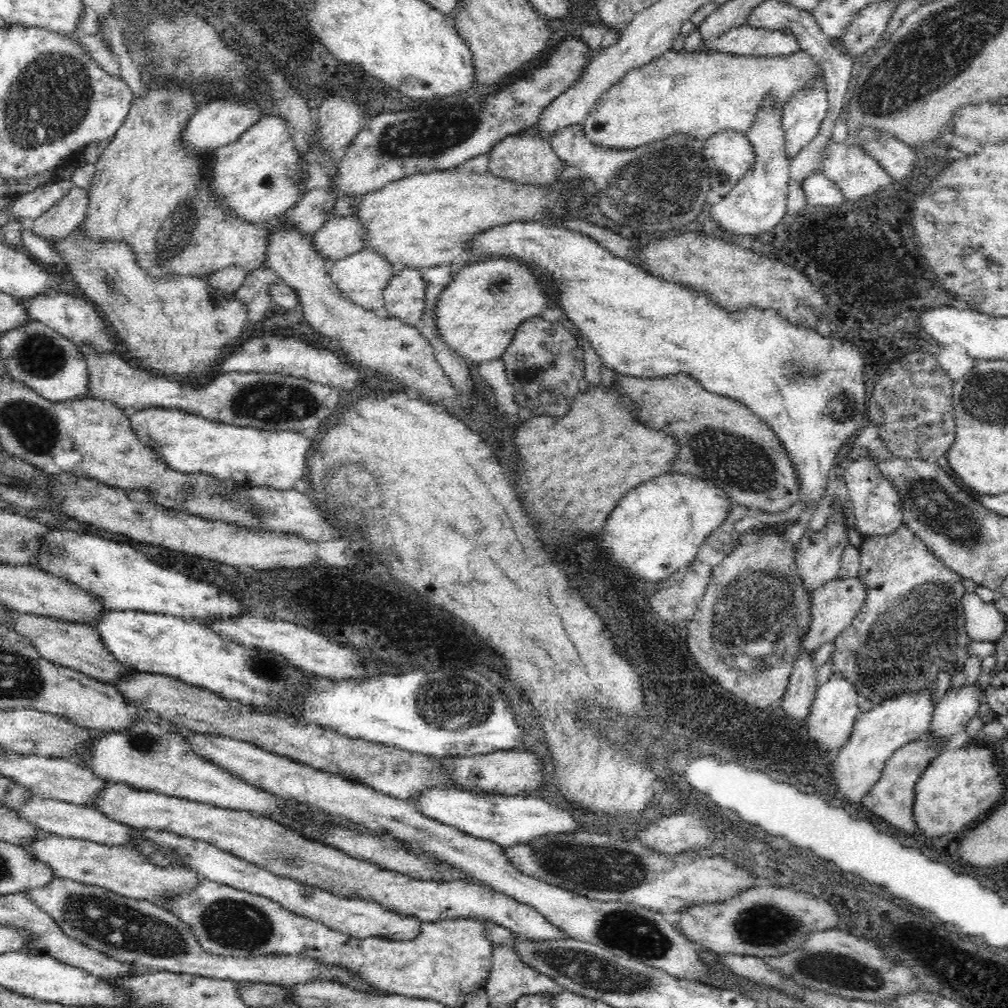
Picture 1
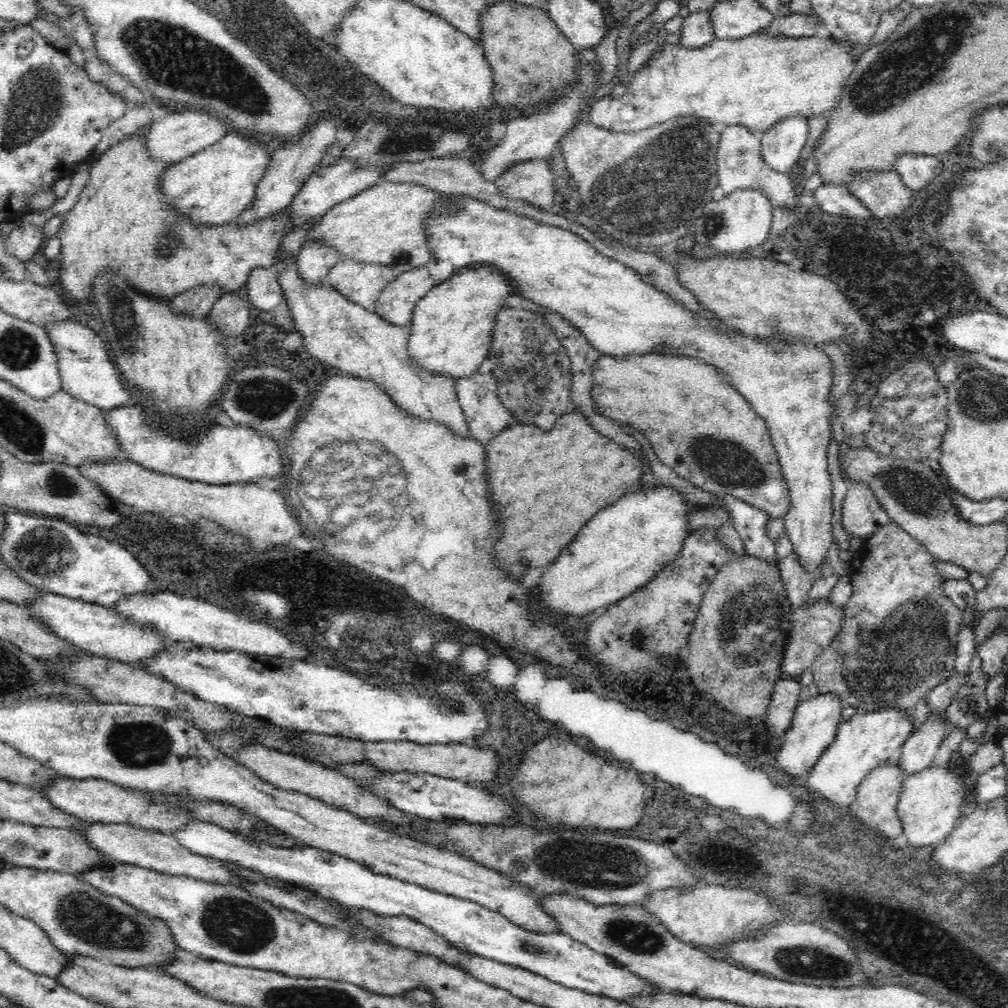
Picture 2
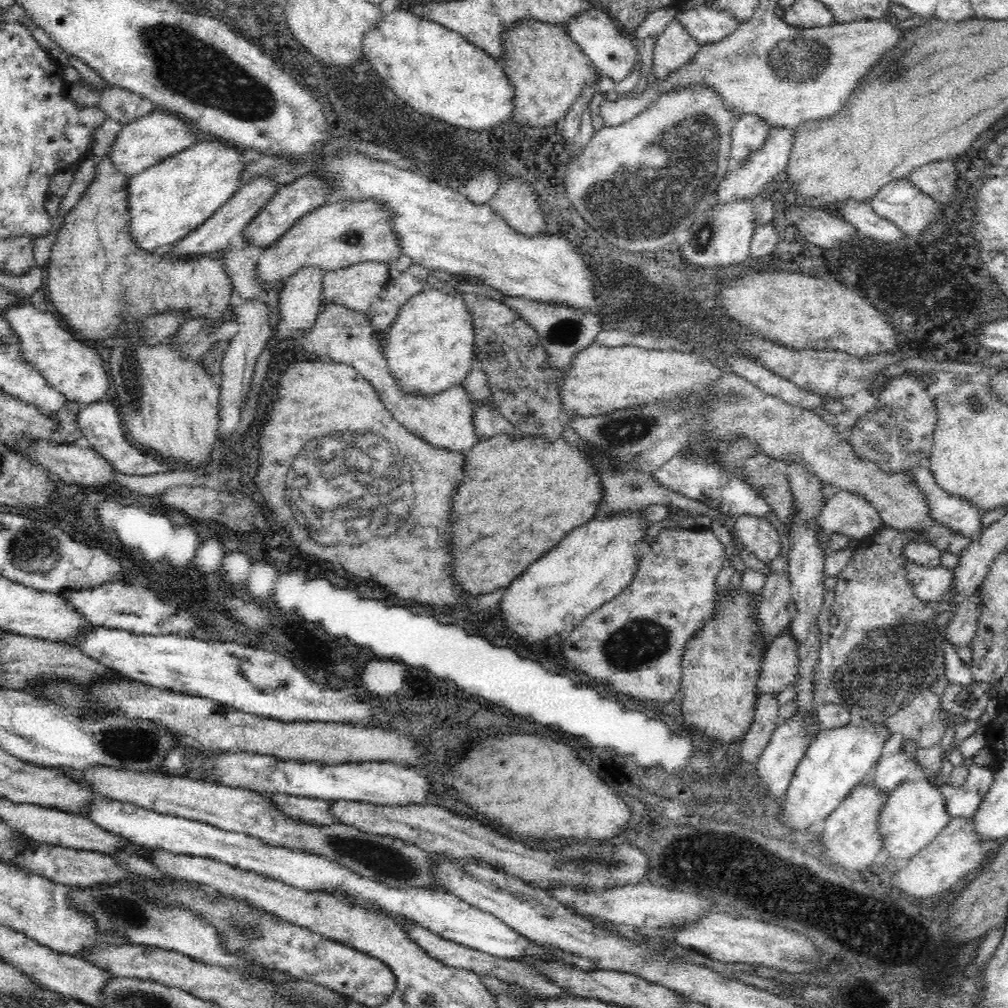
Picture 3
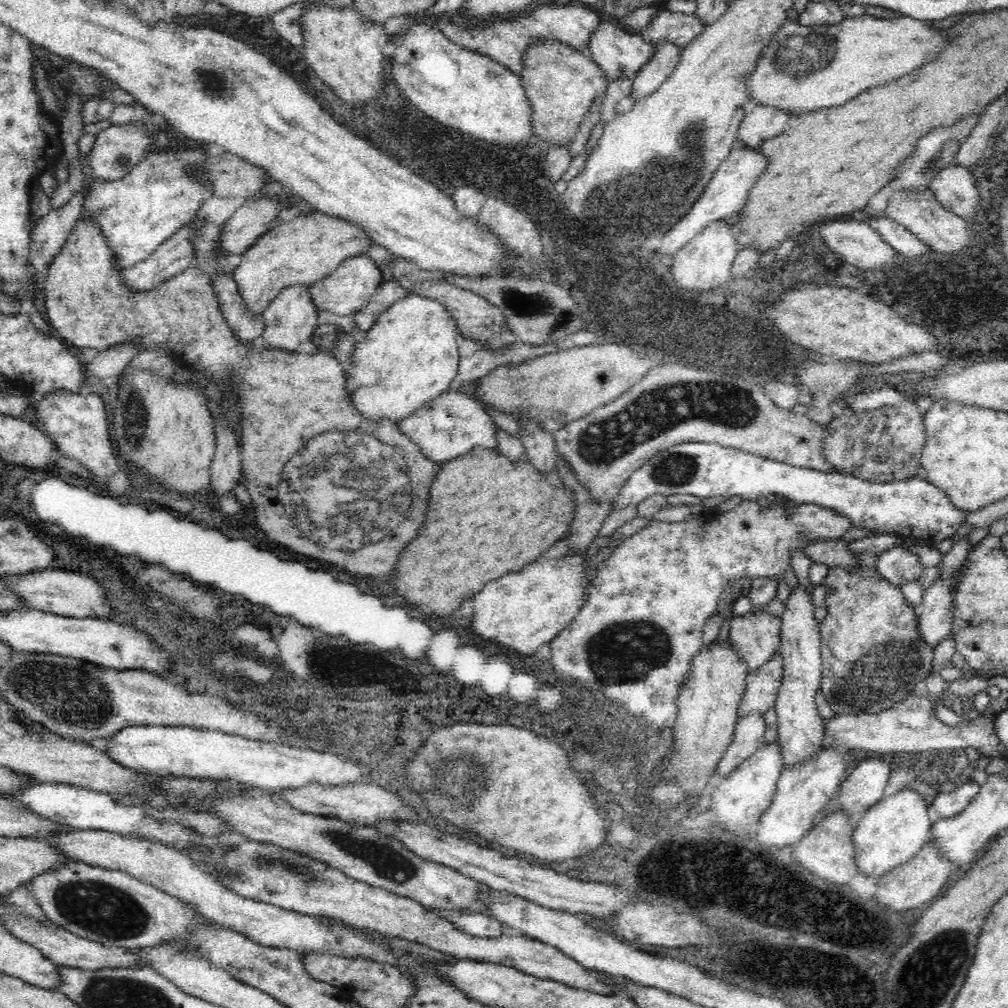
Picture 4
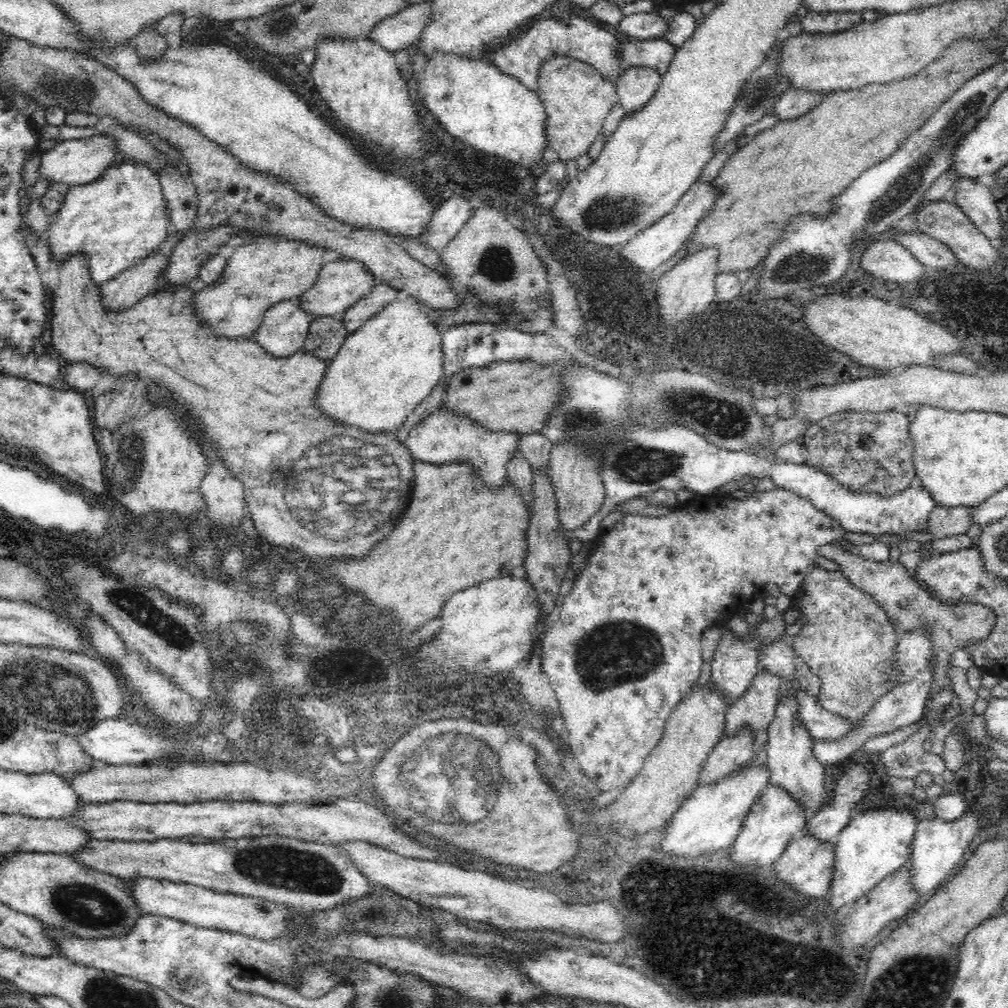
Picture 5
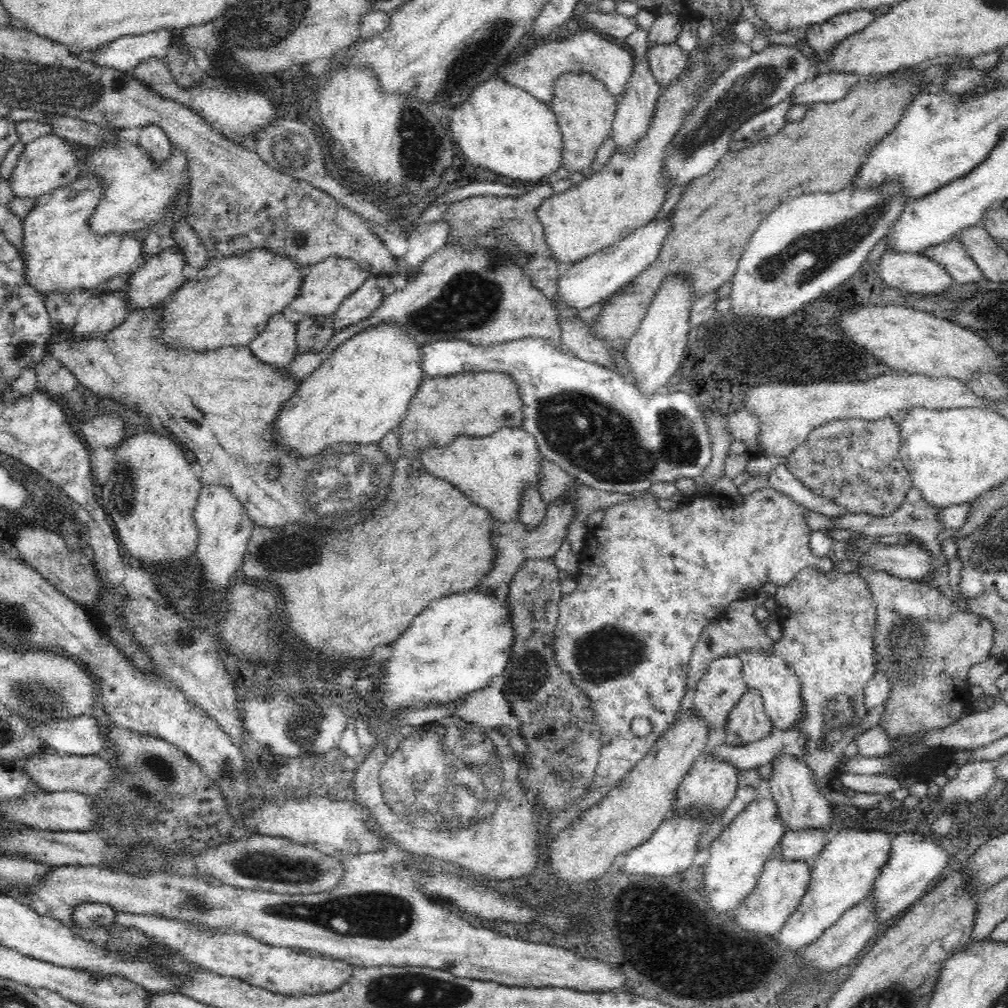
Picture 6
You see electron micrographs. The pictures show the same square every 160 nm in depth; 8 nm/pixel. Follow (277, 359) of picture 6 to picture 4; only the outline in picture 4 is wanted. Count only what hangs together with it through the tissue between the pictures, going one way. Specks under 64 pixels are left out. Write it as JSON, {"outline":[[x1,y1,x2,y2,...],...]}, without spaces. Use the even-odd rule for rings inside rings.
{"outline":[[296,285,285,288,266,308,262,315,264,319,264,332,262,340,272,349,281,351,296,351,298,346,306,340,310,341,316,330,318,318,317,306,312,303,309,292,310,286]]}

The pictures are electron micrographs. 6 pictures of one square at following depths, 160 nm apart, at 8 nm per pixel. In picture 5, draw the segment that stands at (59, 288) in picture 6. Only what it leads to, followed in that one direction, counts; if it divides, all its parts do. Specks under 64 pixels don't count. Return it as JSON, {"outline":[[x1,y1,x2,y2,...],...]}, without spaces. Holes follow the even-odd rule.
{"outline":[[124,162,118,168,109,167,96,181,69,186,60,210,51,216,46,230,46,245,58,268,70,257,82,255,88,259,90,279,99,286,156,252,158,245,164,242,170,214,157,174,142,163]]}

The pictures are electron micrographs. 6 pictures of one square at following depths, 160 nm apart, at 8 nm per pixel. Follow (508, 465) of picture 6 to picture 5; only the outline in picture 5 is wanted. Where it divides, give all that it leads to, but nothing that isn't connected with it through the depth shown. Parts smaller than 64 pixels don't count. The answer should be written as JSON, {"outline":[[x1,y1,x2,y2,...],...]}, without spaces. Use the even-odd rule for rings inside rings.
{"outline":[[436,410,410,431,404,443,414,459,433,465,468,463,476,479,488,489,499,491,507,479,507,464,519,451,520,436,514,431,488,431,472,419,456,417,450,411]]}

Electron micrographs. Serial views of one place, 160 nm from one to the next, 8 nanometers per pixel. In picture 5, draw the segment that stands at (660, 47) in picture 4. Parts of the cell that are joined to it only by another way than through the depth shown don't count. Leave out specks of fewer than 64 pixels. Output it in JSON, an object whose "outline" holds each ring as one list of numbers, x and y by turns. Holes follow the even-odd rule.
{"outline":[[632,66,622,73,615,87,624,117,644,110,656,93,662,77,656,70,647,67]]}

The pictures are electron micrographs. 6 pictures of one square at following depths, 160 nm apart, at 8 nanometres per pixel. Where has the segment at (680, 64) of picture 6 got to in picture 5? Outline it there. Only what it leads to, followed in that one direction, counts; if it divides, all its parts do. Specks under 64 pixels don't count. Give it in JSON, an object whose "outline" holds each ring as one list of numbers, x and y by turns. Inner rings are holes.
{"outline":[[662,39,631,40,620,44,622,49,622,73,634,67,647,67,664,76,674,60,677,49]]}

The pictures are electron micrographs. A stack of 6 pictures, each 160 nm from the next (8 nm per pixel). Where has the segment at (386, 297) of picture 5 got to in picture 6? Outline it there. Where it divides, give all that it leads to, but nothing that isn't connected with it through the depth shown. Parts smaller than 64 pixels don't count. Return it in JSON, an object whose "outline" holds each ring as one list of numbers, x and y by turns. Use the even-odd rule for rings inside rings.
{"outline":[[372,277,366,278,352,294,348,294,340,302,336,313,330,316,332,325,334,325,334,328,340,329,364,320,366,316,370,316,380,306,384,297,380,288,376,285,376,281]]}

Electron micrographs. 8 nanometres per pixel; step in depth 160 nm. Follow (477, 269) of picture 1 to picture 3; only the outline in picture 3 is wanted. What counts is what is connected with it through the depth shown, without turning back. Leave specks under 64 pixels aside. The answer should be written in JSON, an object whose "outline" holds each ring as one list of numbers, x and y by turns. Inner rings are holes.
{"outline":[[433,286,425,288,422,292,415,294,404,306,398,310,396,320,383,331,385,338,384,359,388,365,390,375,396,379,396,387,404,391,406,395,433,395,440,391,447,391,453,386,460,385,470,372,470,360,474,358,474,334,472,328,472,317,466,311,462,295,458,295,456,290,447,294,441,292]]}

